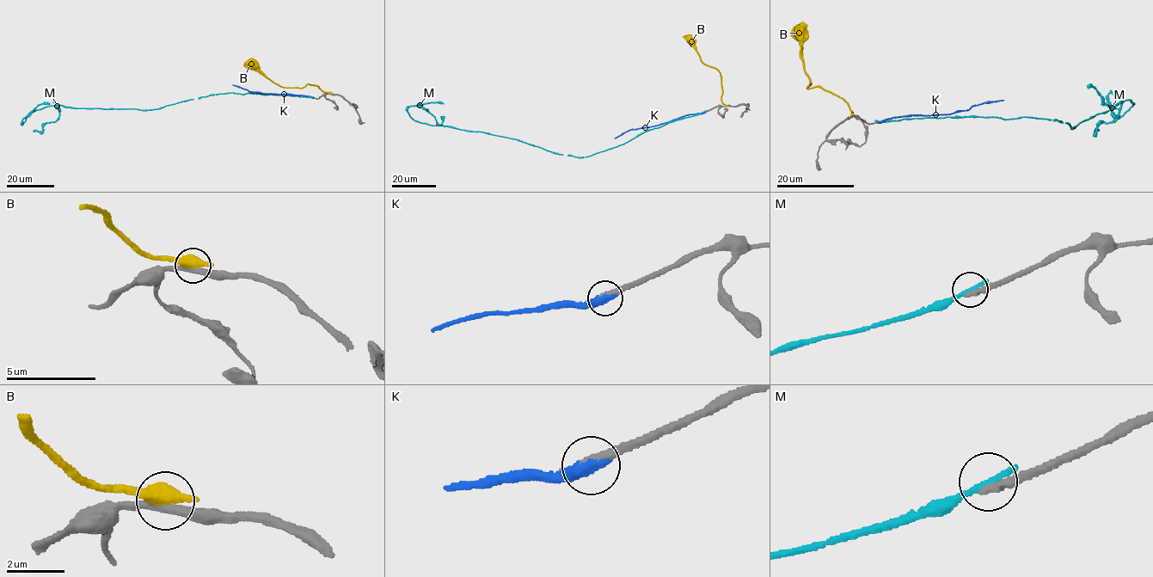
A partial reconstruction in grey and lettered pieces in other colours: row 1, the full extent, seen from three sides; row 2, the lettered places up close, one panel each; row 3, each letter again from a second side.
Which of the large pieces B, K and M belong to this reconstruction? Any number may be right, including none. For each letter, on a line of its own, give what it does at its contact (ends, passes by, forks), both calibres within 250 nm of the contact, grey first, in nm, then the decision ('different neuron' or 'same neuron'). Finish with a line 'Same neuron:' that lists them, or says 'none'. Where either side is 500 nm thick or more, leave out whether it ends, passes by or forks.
B: 280/650 nm | different neuron
K: it ends | 320/480 nm | same neuron
M: it ends | 320/260 nm | different neuron
Same neuron: K

